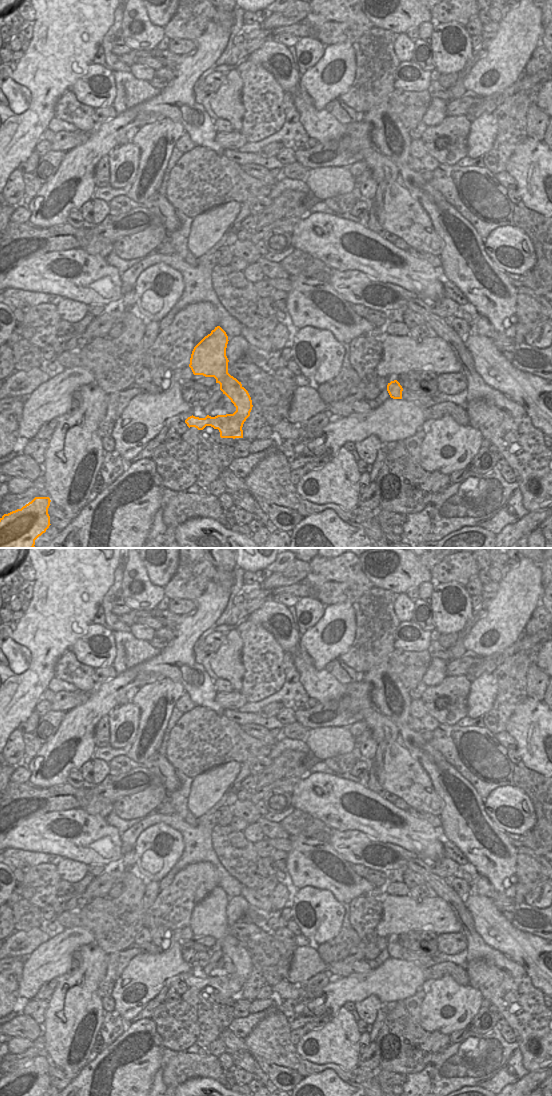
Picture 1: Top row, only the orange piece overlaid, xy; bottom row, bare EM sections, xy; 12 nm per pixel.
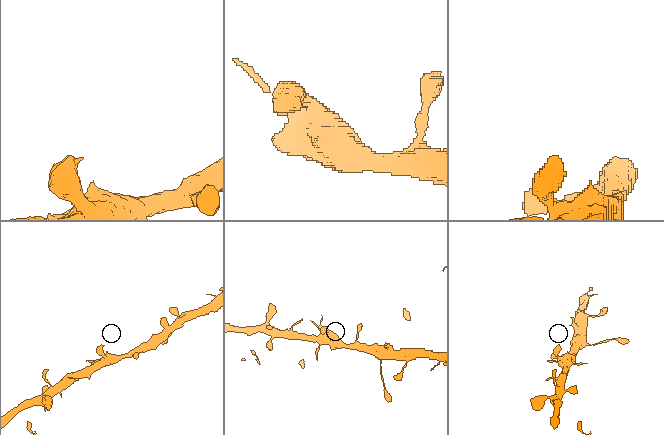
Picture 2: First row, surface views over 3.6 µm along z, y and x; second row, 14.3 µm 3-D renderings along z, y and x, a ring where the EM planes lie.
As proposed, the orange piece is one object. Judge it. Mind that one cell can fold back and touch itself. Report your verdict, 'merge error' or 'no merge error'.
no merge error

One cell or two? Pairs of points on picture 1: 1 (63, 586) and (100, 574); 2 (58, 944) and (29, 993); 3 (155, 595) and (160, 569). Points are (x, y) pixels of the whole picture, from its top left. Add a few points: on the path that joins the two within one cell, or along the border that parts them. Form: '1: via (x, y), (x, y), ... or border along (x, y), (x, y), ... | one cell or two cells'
1: via (72, 577), (75, 574), (91, 574) | one cell
2: via (52, 956), (36, 972), (31, 981) | one cell
3: border along (144, 565), (149, 580), (153, 584), (163, 587) | two cells

